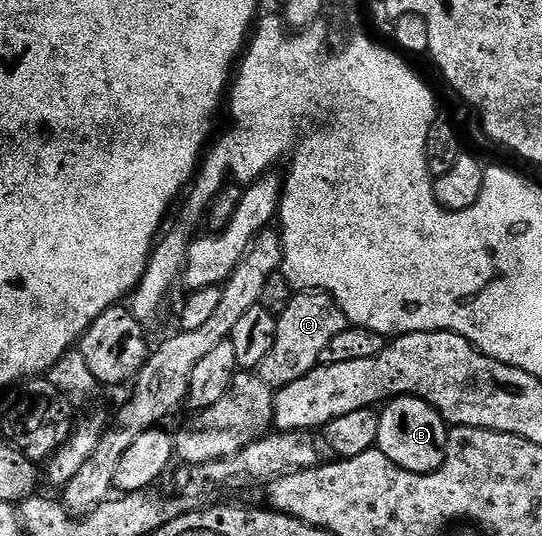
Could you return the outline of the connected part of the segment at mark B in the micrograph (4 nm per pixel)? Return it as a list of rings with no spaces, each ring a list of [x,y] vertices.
[[[394,397],[392,400],[385,402],[380,409],[380,431],[378,432],[378,445],[382,447],[390,447],[386,445],[394,445],[392,448],[392,456],[394,462],[396,462],[400,467],[404,467],[408,471],[413,473],[435,473],[437,469],[441,467],[446,458],[446,449],[450,446],[450,429],[447,426],[446,420],[444,420],[434,408],[428,403],[424,403],[420,399],[415,397]]]

